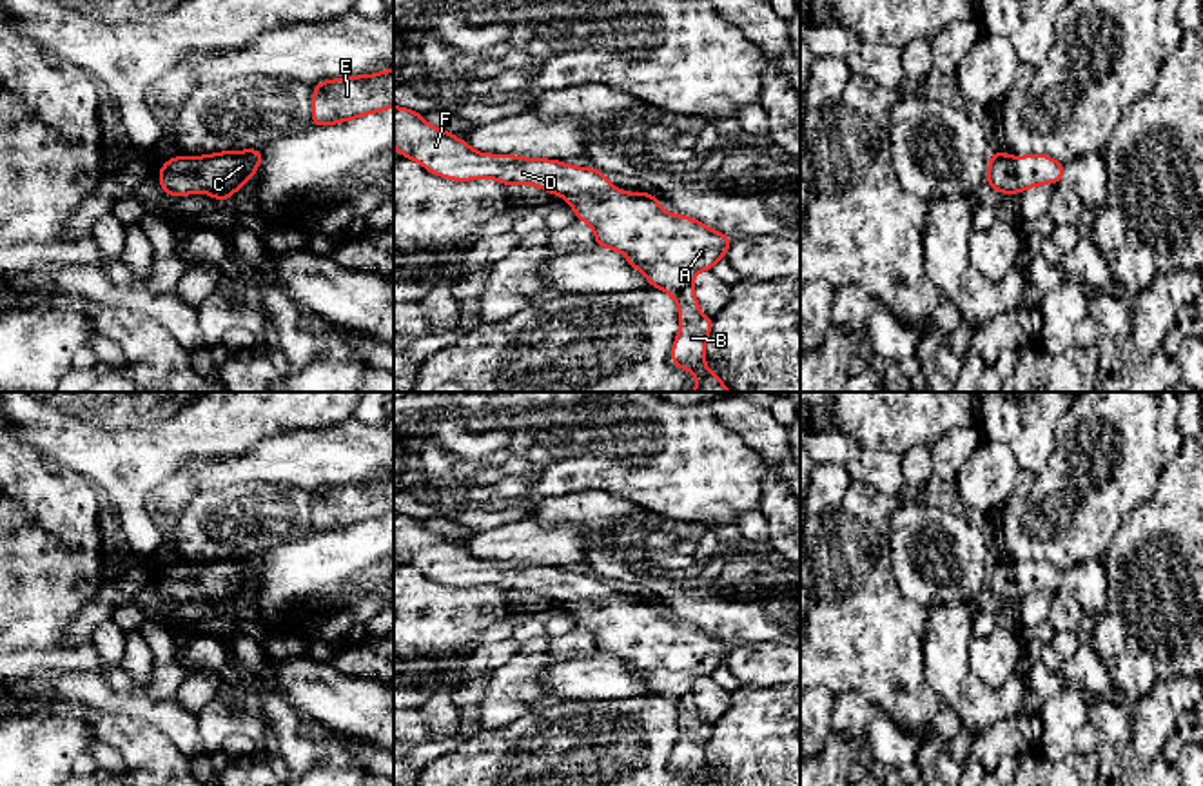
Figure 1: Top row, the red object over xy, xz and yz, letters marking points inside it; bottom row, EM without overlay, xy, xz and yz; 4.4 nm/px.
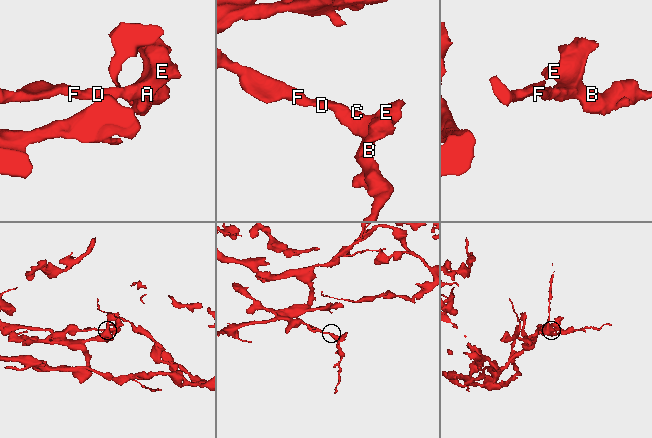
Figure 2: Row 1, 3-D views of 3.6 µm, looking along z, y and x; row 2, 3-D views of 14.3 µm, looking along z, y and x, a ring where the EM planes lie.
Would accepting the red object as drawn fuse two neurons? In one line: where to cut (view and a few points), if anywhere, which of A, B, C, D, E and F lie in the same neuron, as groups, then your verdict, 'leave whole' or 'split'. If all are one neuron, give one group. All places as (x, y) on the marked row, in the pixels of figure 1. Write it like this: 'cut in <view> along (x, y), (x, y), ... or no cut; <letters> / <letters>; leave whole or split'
no cut; A B C D E F; leave whole

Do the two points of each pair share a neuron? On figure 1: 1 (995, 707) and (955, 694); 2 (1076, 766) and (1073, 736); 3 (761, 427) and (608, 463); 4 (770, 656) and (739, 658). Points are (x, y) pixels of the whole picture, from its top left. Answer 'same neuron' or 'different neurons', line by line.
1: same neuron
2: different neurons
3: different neurons
4: same neuron

